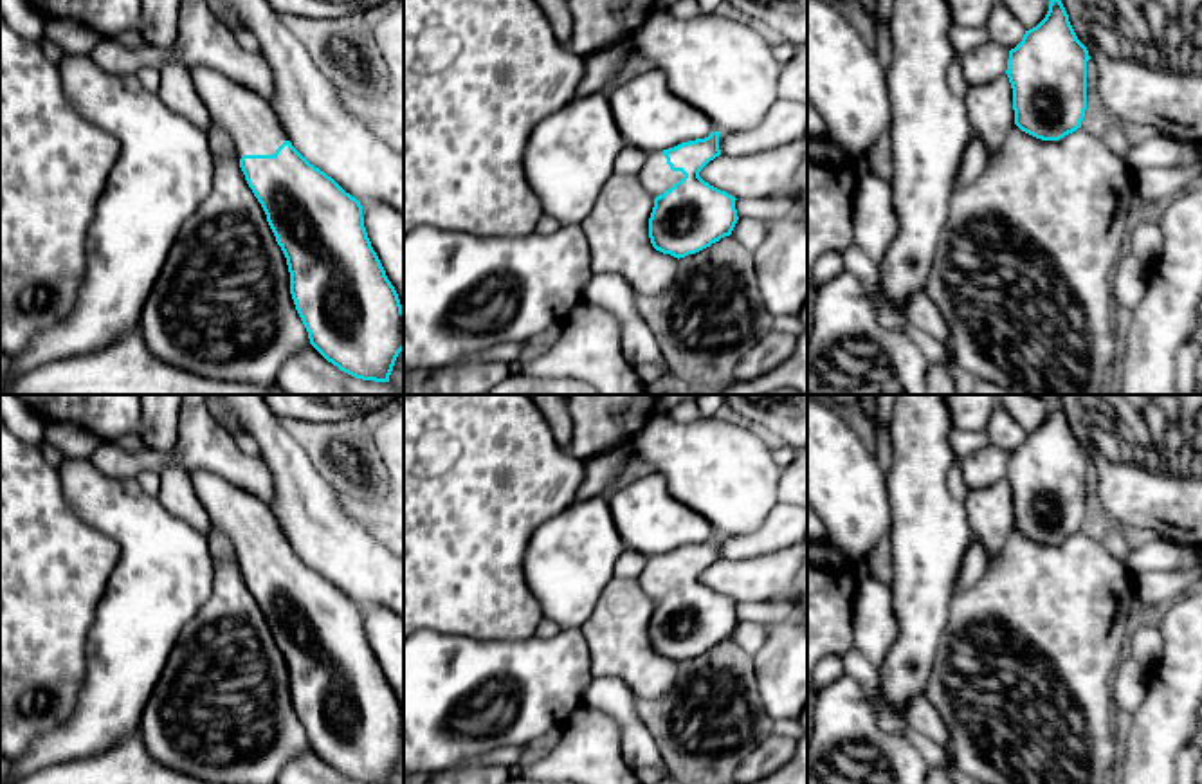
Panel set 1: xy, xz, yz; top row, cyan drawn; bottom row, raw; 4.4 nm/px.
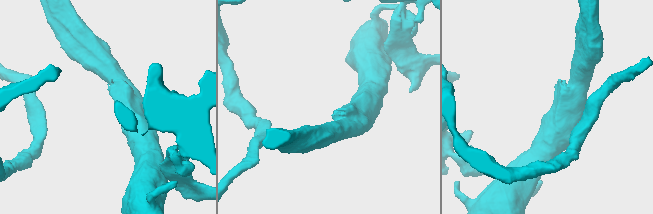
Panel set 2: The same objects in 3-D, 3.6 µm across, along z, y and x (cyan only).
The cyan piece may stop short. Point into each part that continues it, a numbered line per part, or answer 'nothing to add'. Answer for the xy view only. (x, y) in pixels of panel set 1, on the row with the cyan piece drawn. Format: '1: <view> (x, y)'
1: xy (251, 123)

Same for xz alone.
1: xz (656, 177)

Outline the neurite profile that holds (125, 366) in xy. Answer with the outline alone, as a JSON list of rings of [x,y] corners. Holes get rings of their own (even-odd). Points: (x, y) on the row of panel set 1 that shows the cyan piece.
[[[139,332],[85,355],[50,360],[13,378],[5,395],[287,395],[245,382],[213,380],[157,359]]]

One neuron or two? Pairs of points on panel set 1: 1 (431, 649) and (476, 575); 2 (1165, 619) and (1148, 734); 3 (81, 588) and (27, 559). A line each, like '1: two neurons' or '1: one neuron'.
1: two neurons
2: one neuron
3: one neuron

